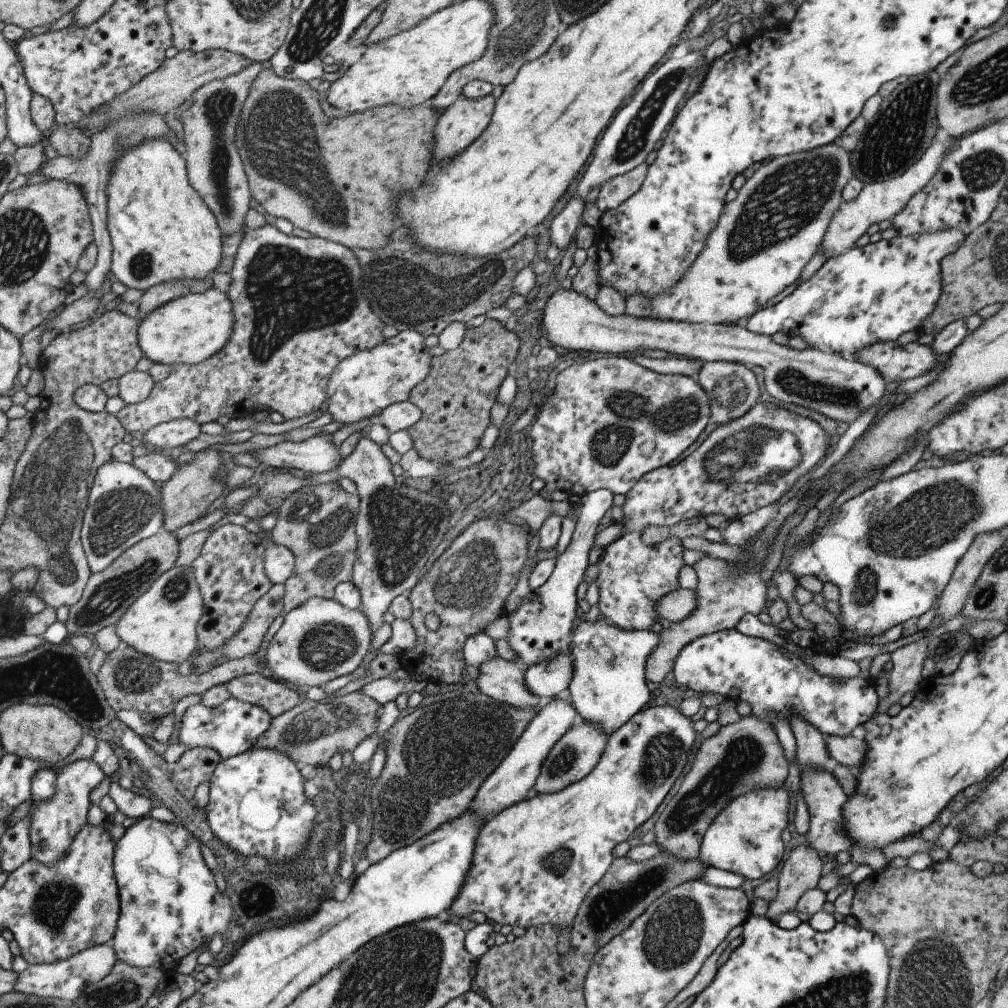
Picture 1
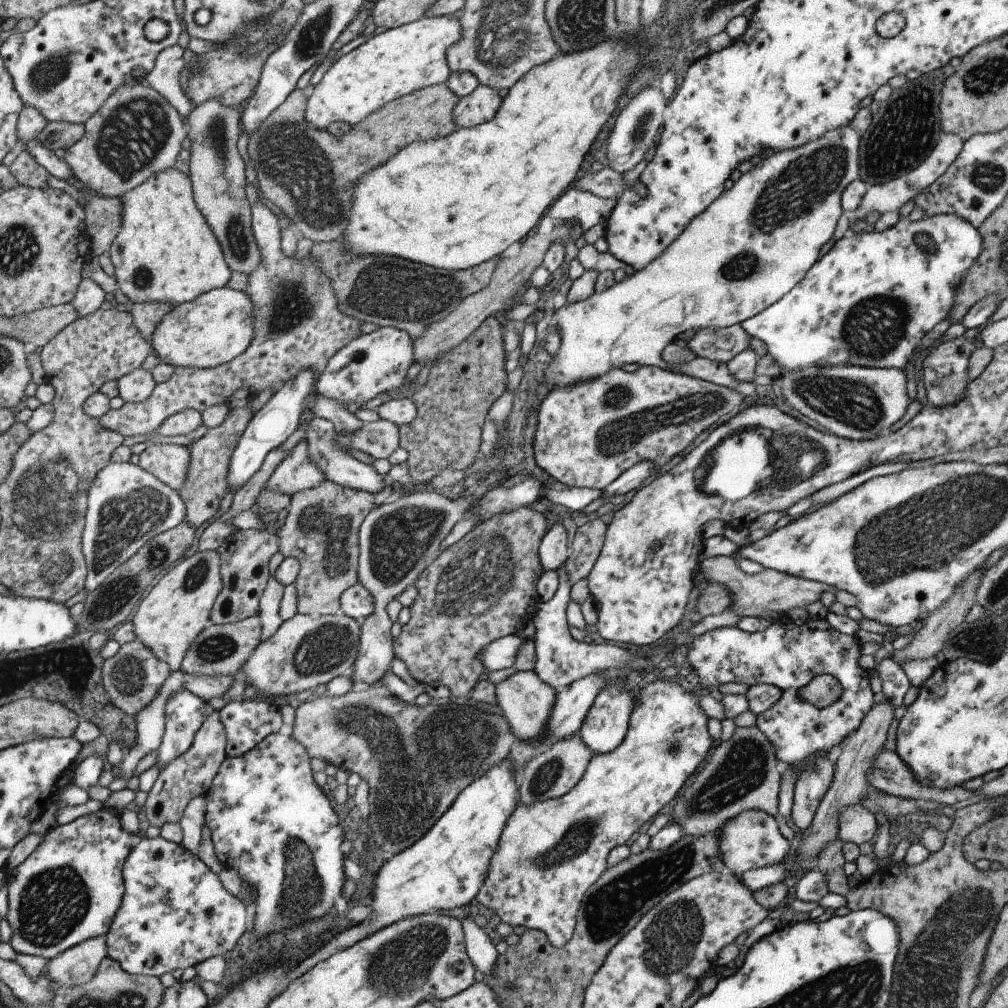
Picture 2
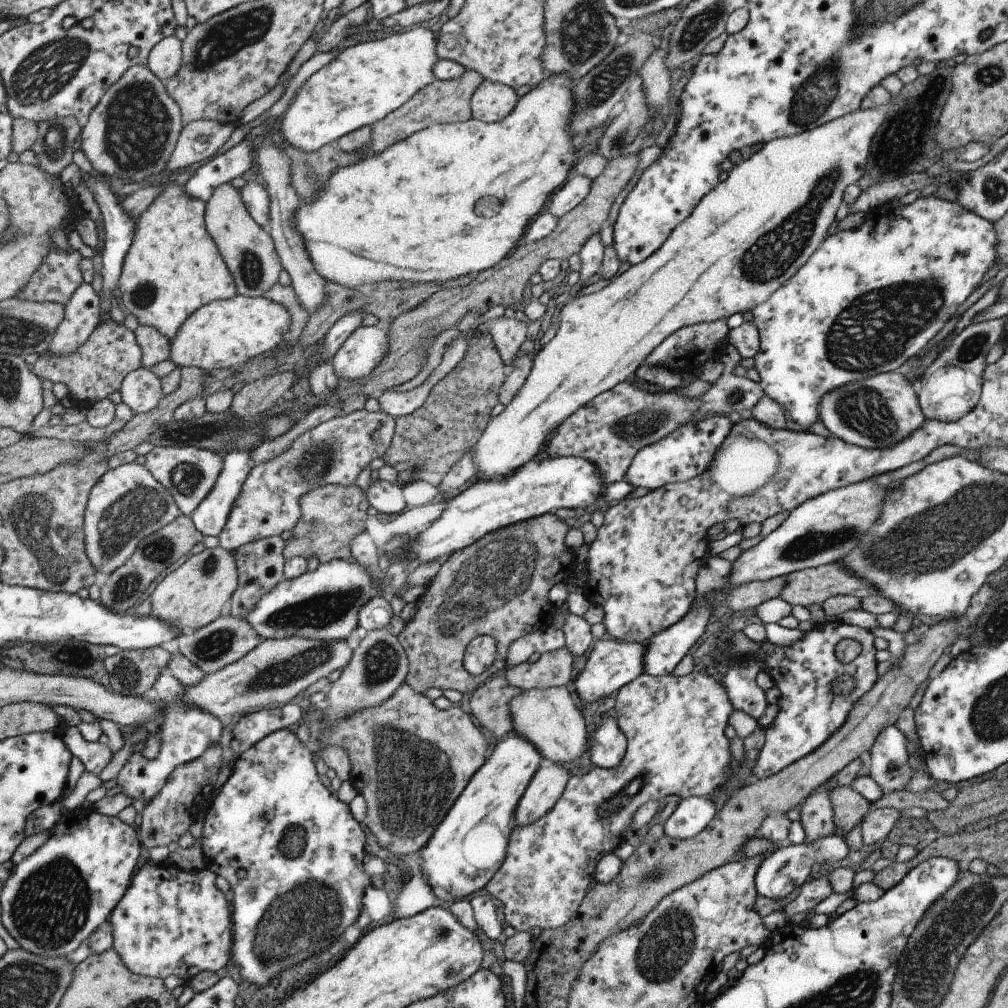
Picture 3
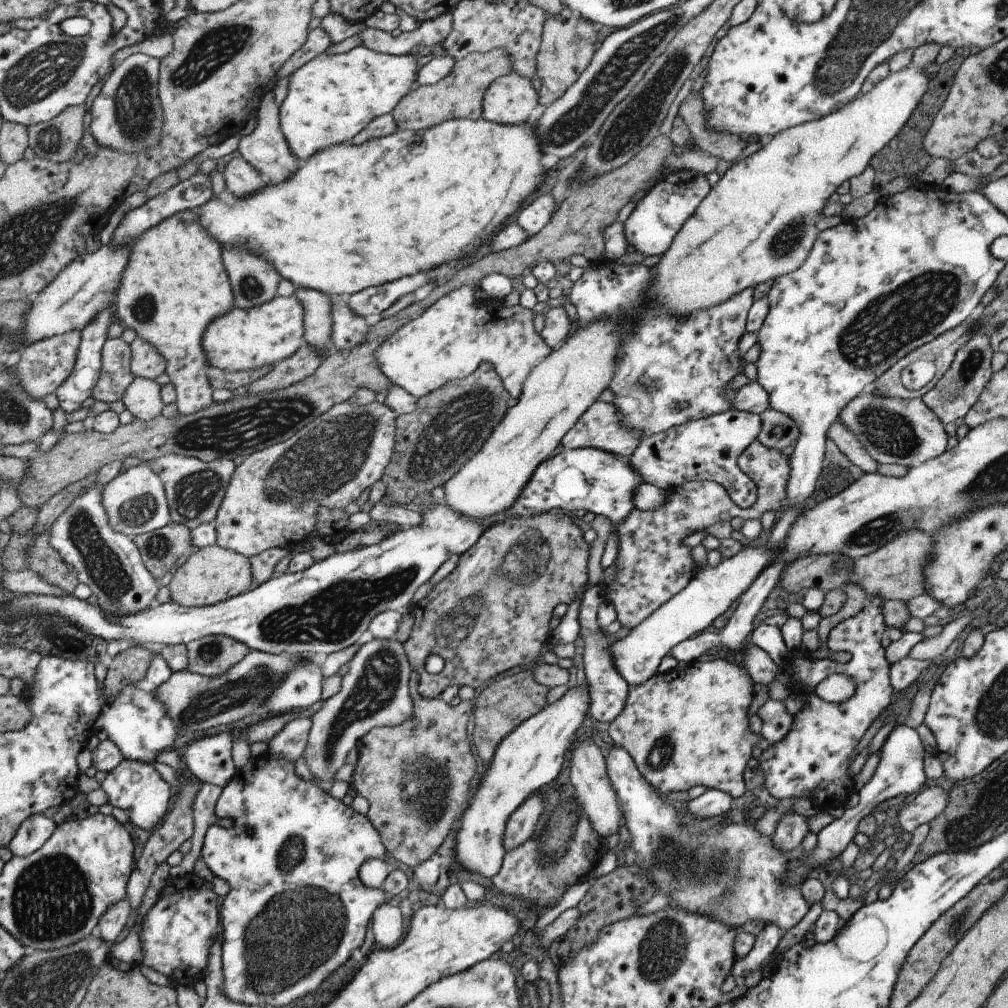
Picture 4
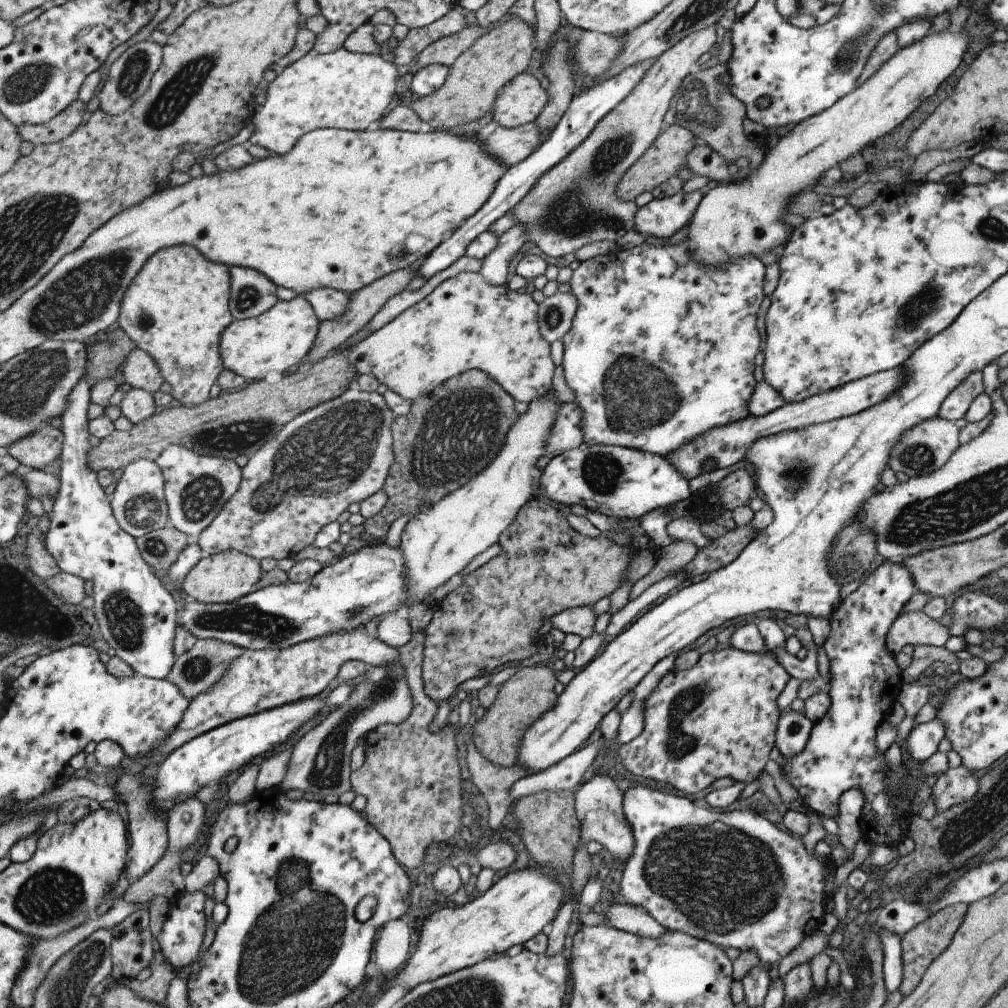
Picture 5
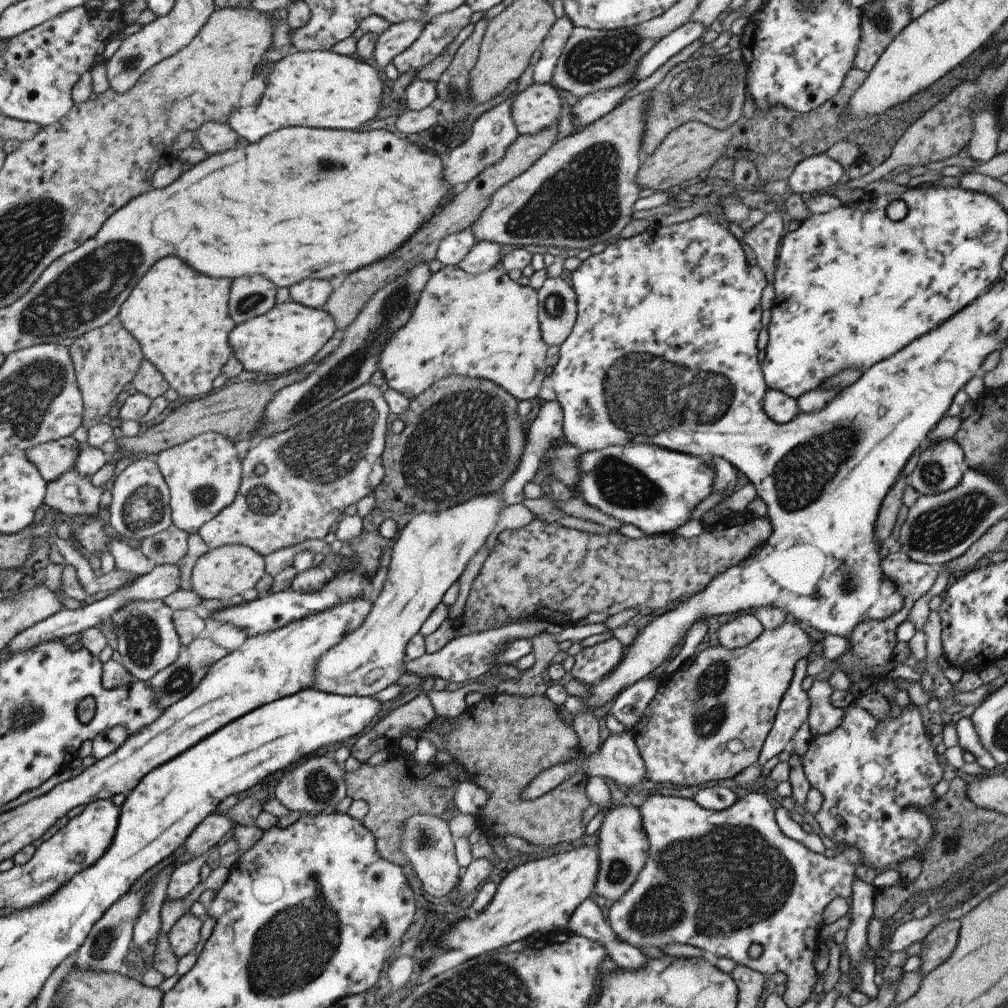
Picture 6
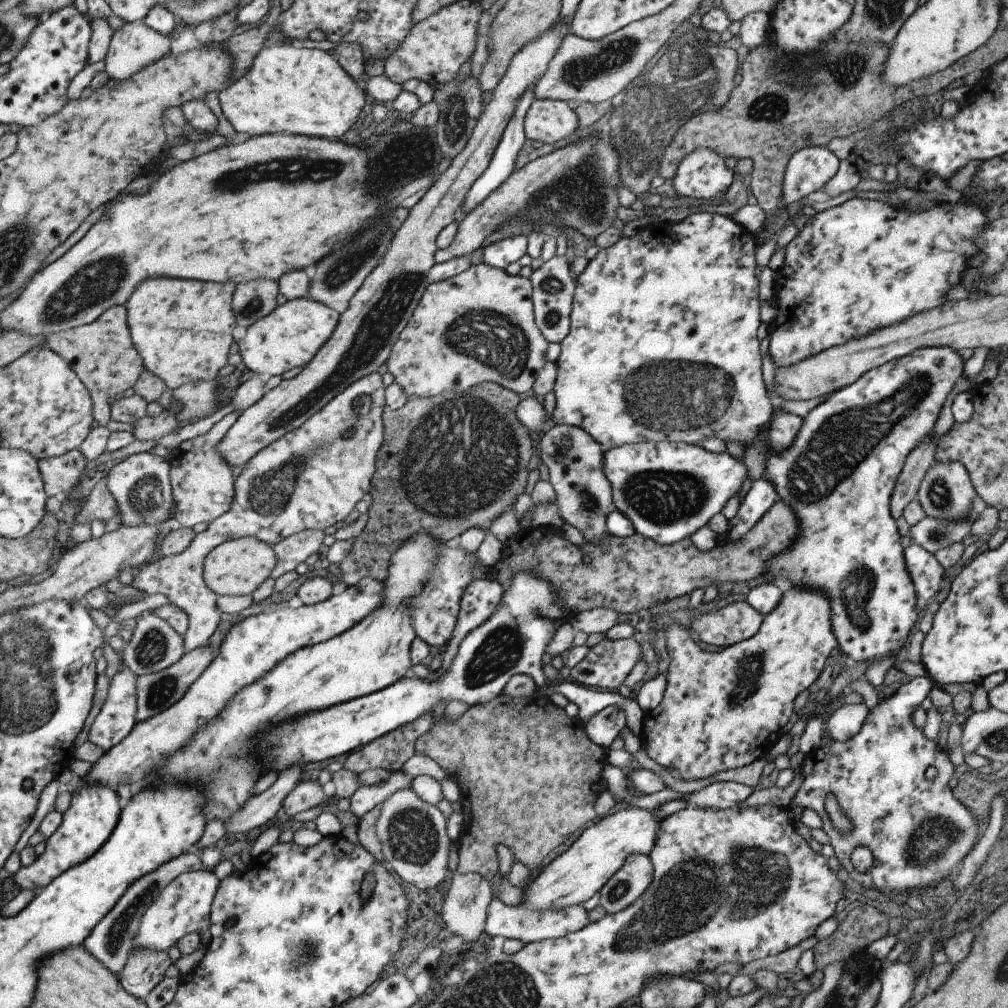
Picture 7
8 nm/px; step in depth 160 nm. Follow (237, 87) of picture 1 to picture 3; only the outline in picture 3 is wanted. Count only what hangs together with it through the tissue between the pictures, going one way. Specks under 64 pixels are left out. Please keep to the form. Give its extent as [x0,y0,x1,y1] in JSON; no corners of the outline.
[203,182,282,298]

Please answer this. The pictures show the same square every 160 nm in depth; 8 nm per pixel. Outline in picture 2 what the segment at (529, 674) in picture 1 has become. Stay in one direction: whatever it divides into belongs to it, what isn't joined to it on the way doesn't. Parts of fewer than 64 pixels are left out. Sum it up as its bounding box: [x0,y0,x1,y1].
[531,564,648,689]

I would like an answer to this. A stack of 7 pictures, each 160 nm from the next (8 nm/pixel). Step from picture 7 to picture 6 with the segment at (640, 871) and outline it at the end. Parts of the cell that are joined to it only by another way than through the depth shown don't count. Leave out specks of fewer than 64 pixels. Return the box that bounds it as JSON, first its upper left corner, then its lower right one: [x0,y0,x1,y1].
[584,777,648,900]

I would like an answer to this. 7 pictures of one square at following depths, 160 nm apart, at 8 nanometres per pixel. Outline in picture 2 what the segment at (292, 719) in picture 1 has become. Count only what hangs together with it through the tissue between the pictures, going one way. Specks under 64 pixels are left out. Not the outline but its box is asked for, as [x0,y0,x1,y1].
[291,676,516,855]

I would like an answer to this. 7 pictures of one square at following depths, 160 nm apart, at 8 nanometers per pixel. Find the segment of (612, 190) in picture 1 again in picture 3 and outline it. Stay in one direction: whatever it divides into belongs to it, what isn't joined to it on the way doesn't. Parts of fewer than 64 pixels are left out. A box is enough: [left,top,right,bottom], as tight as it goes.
[543,176,591,219]

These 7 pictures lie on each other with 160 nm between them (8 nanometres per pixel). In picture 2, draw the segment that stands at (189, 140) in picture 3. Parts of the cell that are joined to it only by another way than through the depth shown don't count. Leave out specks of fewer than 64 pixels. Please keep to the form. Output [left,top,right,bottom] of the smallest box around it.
[145,45,190,124]

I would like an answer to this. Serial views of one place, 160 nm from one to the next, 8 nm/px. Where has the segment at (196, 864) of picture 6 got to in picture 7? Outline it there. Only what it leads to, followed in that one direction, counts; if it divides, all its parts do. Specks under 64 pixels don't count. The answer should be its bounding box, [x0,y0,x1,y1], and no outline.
[130,869,219,952]

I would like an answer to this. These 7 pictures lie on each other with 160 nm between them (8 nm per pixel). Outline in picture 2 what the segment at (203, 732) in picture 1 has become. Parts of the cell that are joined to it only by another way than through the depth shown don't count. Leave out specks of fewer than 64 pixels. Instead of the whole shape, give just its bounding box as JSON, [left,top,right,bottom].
[153,690,279,768]

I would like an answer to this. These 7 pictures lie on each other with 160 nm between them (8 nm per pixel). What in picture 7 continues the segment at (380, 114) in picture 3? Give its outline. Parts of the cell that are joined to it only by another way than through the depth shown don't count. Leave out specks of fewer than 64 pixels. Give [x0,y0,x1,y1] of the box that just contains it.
[218,43,369,138]

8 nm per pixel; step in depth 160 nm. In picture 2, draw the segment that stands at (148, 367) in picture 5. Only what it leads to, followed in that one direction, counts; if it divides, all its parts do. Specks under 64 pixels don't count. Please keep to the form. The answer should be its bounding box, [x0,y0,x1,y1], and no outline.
[129,301,170,344]

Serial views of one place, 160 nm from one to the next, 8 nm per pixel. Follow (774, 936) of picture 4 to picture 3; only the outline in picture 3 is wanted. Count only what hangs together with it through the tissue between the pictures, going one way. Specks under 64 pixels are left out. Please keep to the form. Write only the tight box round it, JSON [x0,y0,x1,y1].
[753,726,913,900]

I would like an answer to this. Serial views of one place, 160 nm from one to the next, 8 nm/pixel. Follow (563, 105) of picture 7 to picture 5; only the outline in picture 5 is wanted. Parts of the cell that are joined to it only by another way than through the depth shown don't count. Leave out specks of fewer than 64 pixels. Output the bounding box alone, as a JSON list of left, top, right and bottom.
[491,72,547,129]

